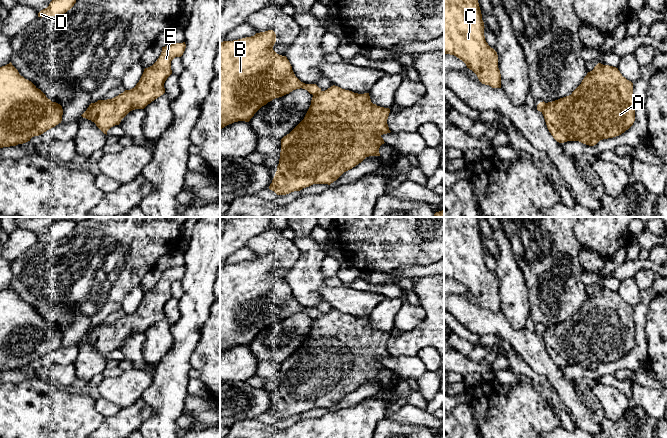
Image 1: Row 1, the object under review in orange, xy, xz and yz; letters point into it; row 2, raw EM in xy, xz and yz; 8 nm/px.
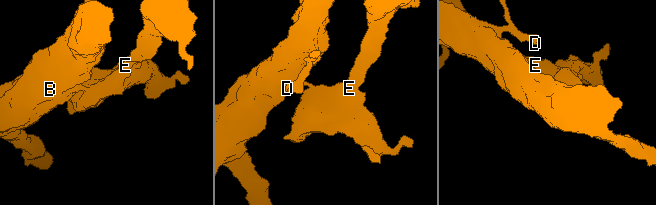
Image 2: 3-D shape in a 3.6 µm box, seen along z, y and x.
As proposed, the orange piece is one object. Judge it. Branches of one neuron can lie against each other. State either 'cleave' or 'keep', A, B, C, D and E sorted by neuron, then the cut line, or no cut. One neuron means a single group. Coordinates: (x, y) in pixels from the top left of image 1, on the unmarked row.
cleave; groups A E / B C D; cut yz (546, 327), (541, 335)

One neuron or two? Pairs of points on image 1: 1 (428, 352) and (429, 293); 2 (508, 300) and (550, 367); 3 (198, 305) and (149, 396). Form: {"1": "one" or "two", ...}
{"1": "two", "2": "two", "3": "one"}

